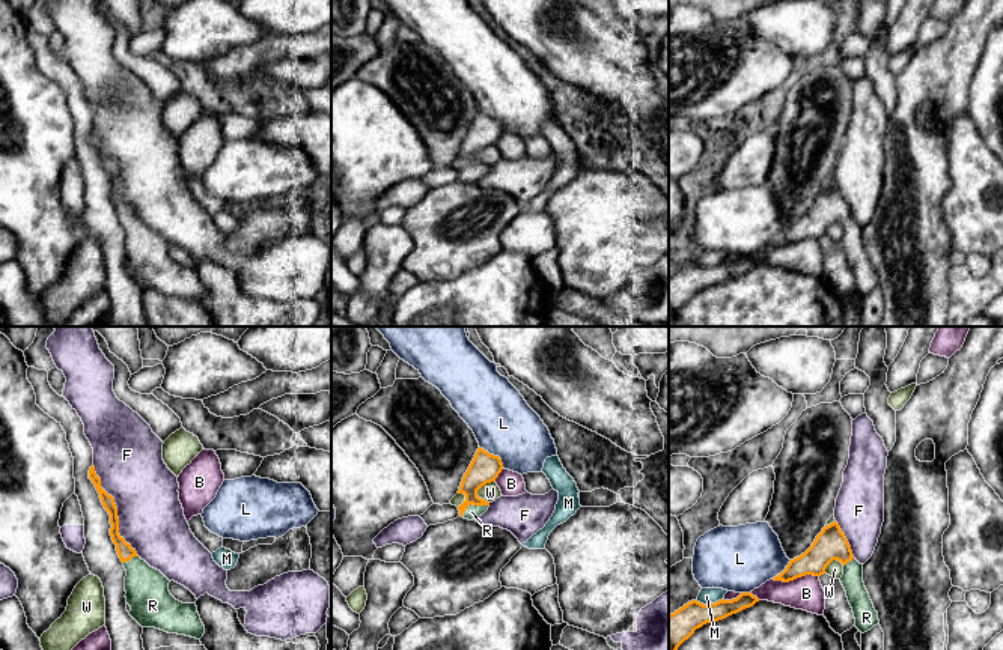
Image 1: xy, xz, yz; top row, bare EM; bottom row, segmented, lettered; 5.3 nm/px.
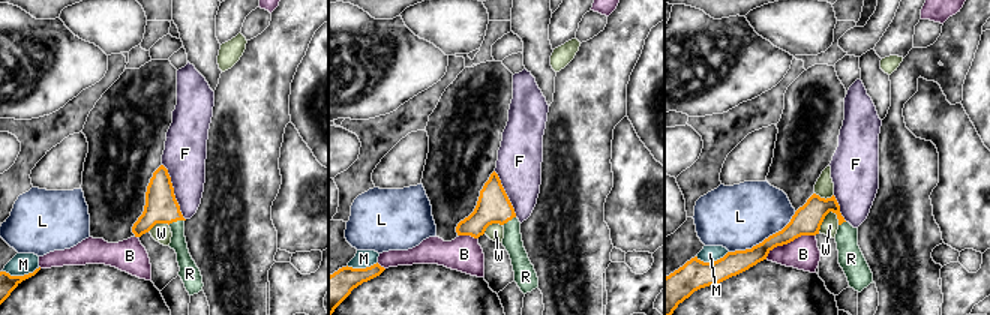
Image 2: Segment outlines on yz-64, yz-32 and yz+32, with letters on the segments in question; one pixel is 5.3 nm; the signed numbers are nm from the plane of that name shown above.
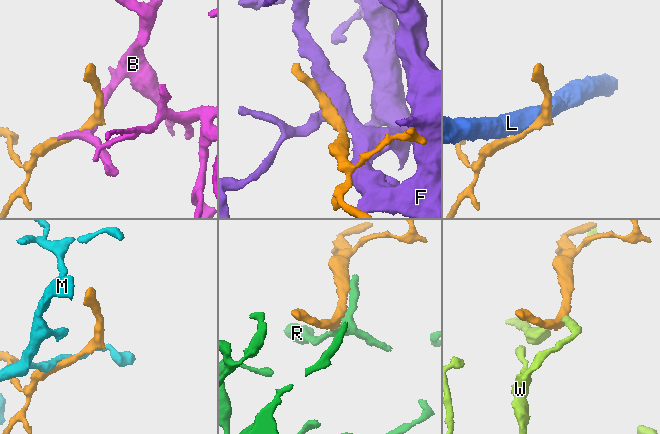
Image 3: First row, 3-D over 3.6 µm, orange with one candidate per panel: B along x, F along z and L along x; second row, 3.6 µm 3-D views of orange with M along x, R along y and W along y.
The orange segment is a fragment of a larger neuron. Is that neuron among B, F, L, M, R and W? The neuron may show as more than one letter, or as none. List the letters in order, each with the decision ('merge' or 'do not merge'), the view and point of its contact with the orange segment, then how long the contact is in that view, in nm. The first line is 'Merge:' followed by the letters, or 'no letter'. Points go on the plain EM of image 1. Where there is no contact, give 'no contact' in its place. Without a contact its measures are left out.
Merge: R
B: do not merge | yz (795, 241) | 240 nm
F: do not merge | xy (116, 173) | 550 nm
L: do not merge | xz (493, 118) | 180 nm
M: do not merge | yz (708, 268) | 140 nm
R: merge | xz (473, 167) | 170 nm
W: do not merge | xz (484, 148) | 130 nm

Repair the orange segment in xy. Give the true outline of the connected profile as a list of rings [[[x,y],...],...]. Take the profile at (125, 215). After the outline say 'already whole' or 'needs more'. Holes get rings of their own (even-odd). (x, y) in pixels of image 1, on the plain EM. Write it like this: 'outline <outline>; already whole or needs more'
outline [[[92,128],[89,141],[95,147],[104,172],[110,178],[110,199],[116,208],[117,218],[127,233],[125,260],[131,269],[130,278],[142,290],[155,290],[167,296],[178,296],[200,302],[205,289],[196,266],[182,266],[169,254],[169,242],[157,232],[142,223],[136,212],[119,197],[119,181],[114,161],[101,150],[101,141]]]; needs more

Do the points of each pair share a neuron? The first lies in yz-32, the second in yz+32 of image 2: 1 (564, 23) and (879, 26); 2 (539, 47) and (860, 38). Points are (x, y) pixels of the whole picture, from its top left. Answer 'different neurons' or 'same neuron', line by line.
1: different neurons
2: different neurons

